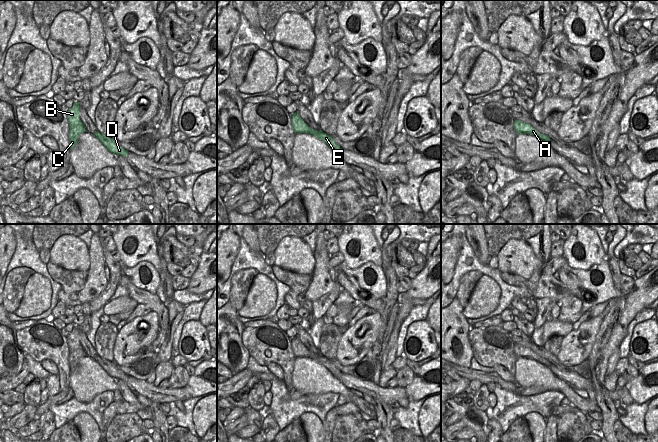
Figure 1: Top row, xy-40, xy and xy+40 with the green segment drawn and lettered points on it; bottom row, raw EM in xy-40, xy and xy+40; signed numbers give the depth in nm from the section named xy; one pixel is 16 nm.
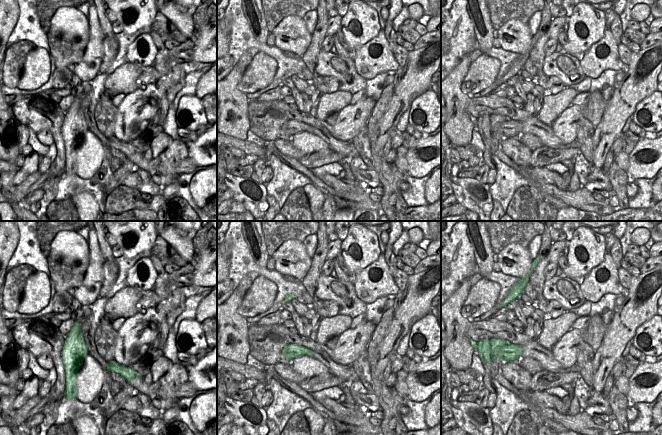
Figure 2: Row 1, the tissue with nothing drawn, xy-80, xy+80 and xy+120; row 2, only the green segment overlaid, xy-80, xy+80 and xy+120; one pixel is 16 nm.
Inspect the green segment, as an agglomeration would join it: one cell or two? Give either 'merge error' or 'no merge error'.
merge error

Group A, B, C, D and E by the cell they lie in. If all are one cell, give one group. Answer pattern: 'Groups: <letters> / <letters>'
Groups: A D E / B C.

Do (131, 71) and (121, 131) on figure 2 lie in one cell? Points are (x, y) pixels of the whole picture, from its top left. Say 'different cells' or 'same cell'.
different cells

